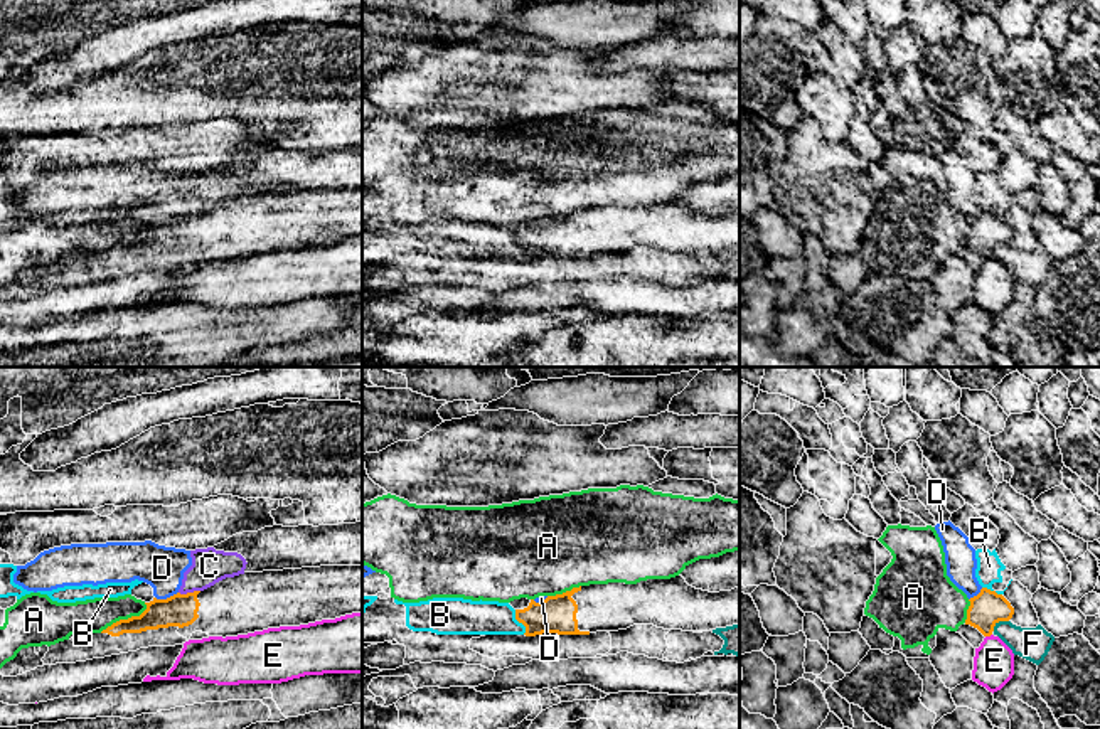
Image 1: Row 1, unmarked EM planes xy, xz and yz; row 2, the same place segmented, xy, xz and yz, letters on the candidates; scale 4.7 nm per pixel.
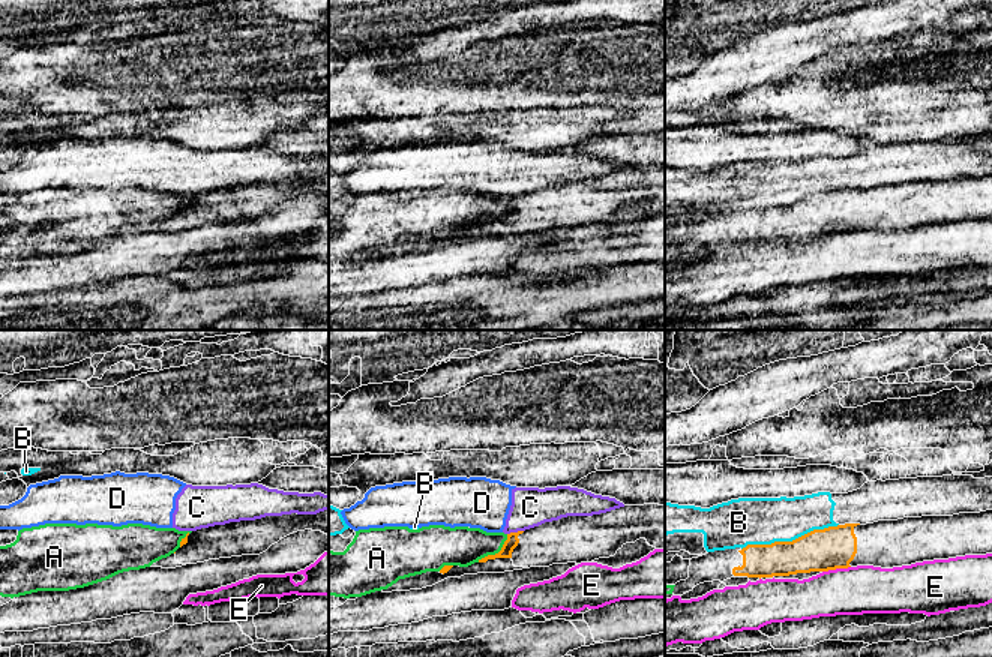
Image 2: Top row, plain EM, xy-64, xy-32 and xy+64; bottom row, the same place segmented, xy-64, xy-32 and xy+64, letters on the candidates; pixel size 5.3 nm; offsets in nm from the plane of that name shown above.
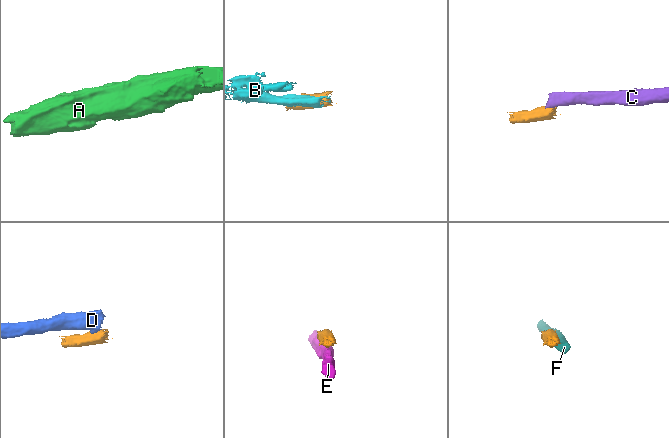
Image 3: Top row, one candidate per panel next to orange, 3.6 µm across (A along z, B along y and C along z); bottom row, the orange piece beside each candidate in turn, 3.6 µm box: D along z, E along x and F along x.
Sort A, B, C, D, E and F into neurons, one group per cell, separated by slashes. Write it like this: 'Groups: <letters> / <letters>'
Groups: A / B / C D / E / F

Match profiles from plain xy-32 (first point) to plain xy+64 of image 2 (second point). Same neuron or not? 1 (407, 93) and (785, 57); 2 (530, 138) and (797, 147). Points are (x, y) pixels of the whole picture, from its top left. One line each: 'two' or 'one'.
1: two
2: one

